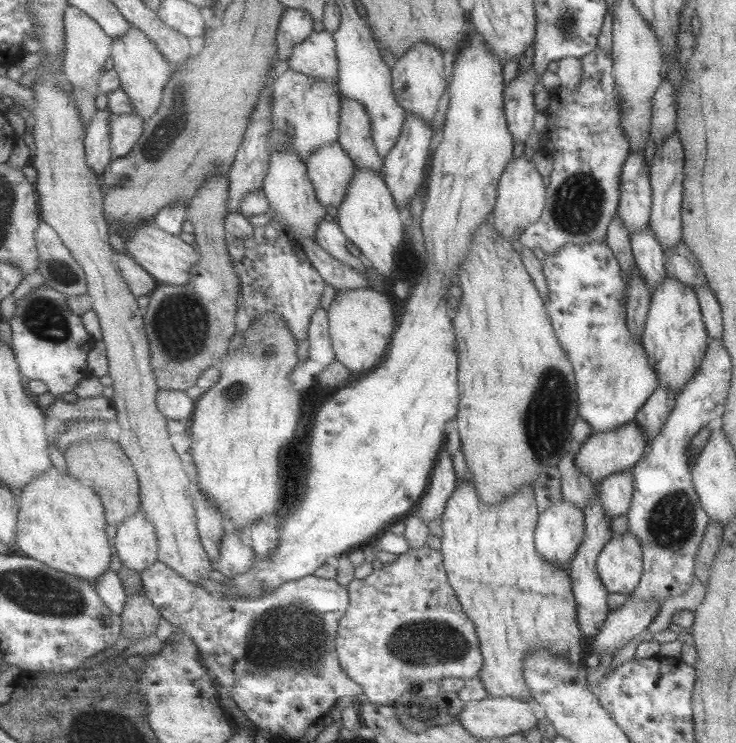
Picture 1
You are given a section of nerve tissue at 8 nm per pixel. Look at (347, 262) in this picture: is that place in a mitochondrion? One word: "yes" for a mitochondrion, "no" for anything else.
no

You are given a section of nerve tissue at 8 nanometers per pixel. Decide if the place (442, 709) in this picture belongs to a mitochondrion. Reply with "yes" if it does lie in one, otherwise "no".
no

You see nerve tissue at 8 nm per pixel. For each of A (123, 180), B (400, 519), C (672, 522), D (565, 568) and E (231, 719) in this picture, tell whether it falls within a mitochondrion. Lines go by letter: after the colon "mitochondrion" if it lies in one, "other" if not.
A: other
B: other
C: mitochondrion
D: other
E: other

